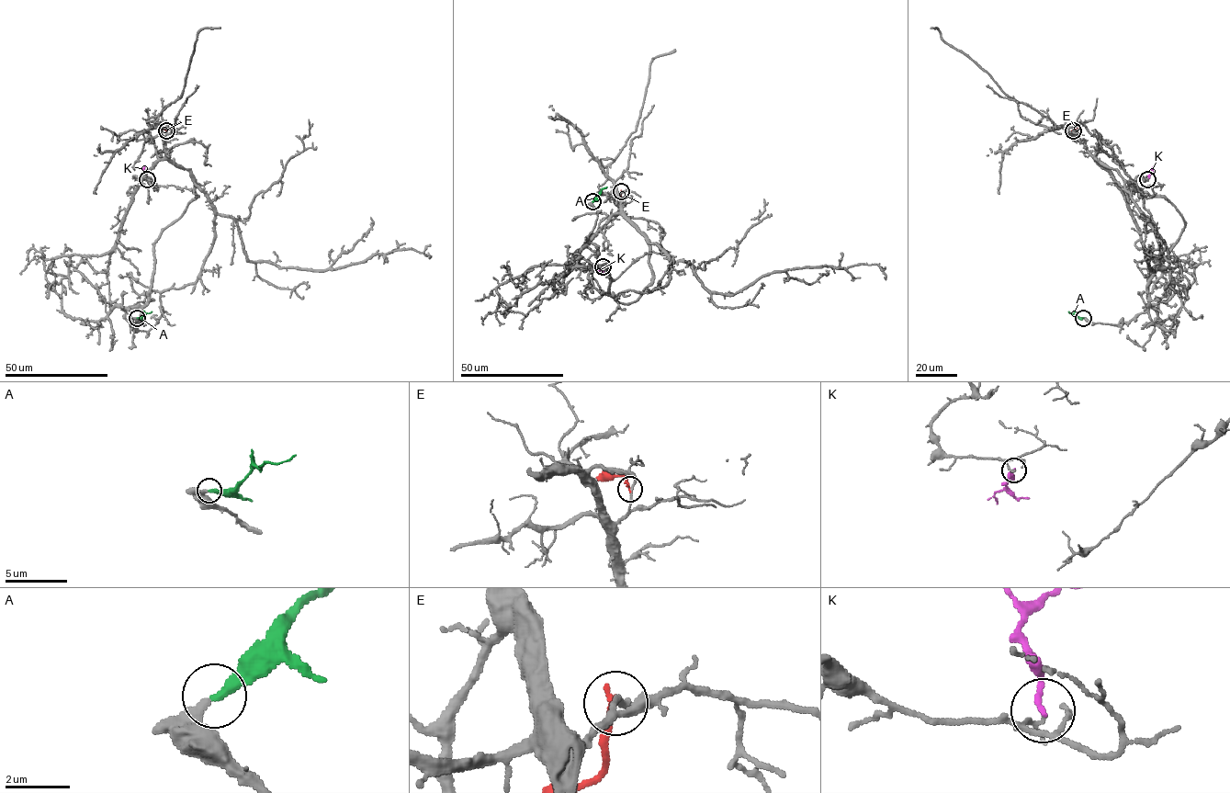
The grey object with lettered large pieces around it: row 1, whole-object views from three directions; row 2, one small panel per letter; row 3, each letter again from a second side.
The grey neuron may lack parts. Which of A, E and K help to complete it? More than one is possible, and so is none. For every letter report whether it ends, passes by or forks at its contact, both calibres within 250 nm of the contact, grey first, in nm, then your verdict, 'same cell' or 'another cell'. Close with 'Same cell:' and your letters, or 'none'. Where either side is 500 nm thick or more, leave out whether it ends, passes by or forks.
A: it ends; calibres 240 and 320 nm; same cell
E: it ends; calibres 240 and 240 nm; another cell
K: it ends; calibres 140 and 170 nm; another cell
Same cell: A

